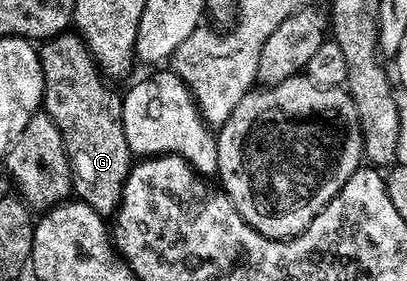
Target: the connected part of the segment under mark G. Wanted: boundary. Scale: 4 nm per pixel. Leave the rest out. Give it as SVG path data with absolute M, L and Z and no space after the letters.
M66 31L58 37L48 38L40 46L41 70L45 72L44 112L57 124L65 150L69 156L69 165L73 168L73 187L76 196L86 201L95 212L109 215L121 203L125 180L129 170L135 164L135 155L127 147L127 135L123 135L123 119L121 118L122 94L112 89L110 82L91 50L86 47L84 39L76 32Z

